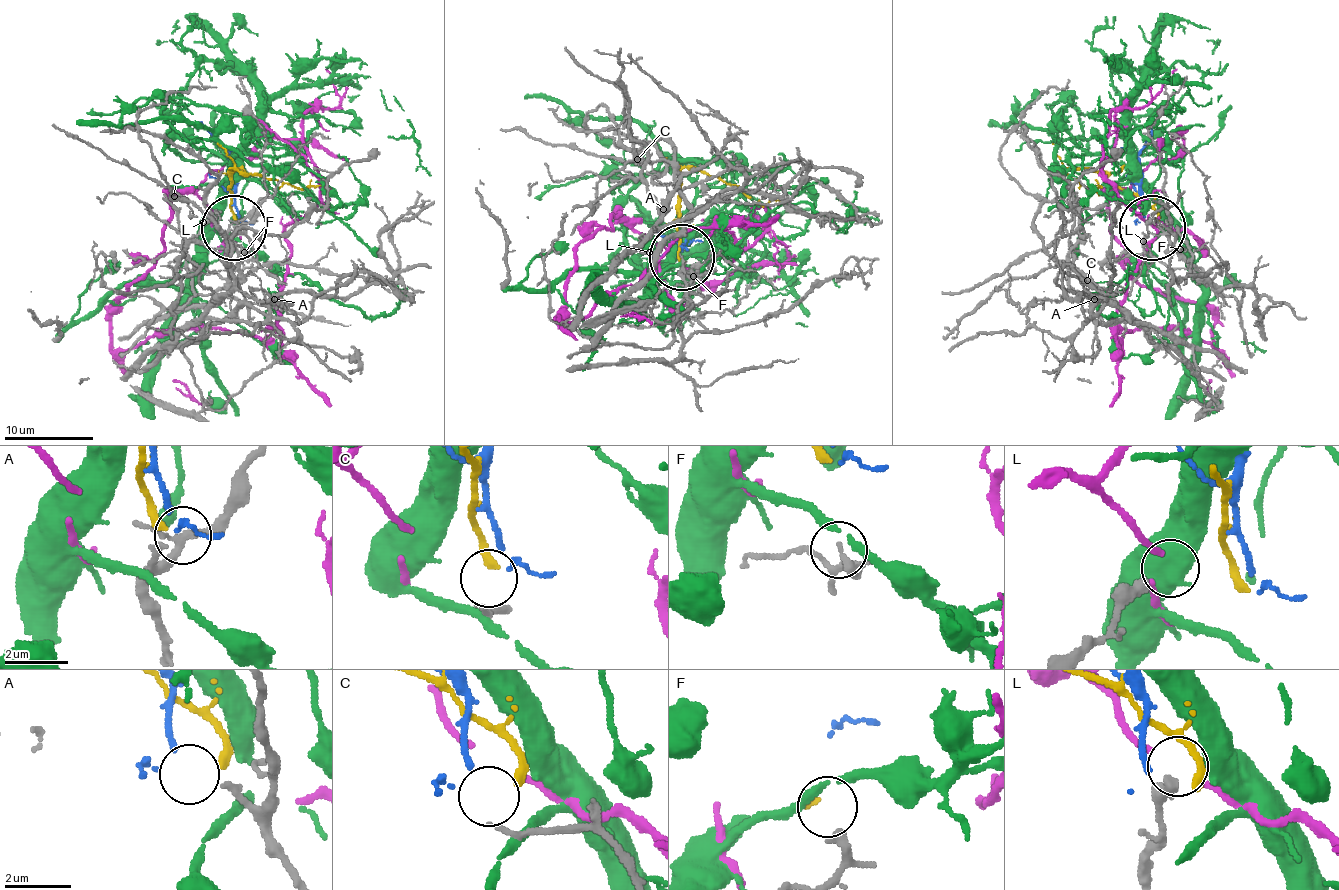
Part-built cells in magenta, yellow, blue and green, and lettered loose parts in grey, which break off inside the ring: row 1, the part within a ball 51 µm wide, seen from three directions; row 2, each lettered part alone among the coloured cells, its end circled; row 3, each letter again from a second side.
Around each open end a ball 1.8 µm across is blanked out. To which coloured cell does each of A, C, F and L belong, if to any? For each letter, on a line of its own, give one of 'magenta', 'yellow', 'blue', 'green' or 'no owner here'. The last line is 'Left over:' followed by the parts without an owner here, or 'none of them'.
A: blue
C: yellow
F: no owner here
L: no owner here
Left over: F, L

